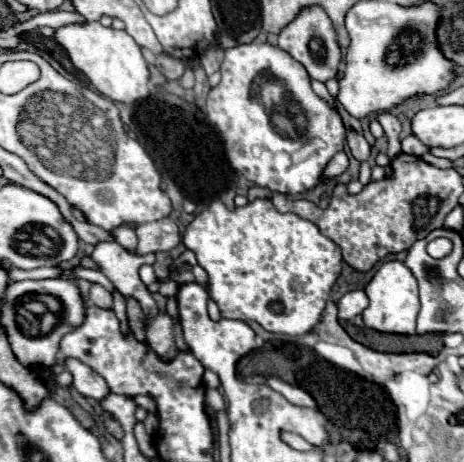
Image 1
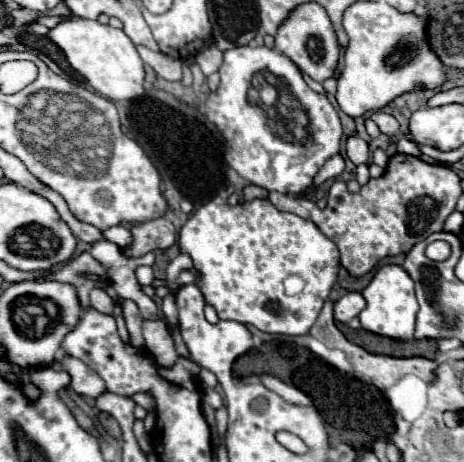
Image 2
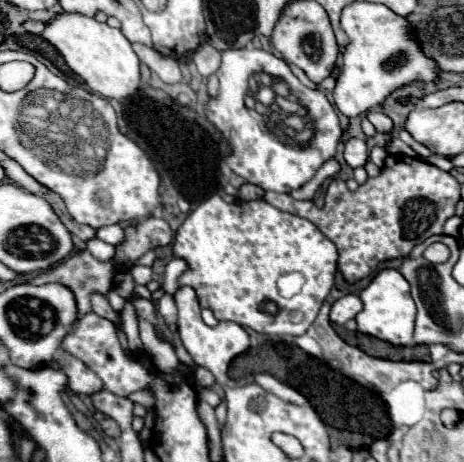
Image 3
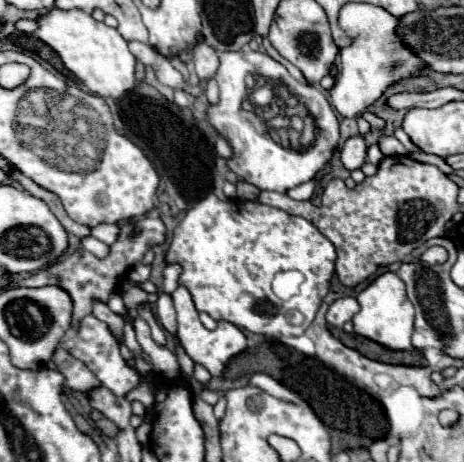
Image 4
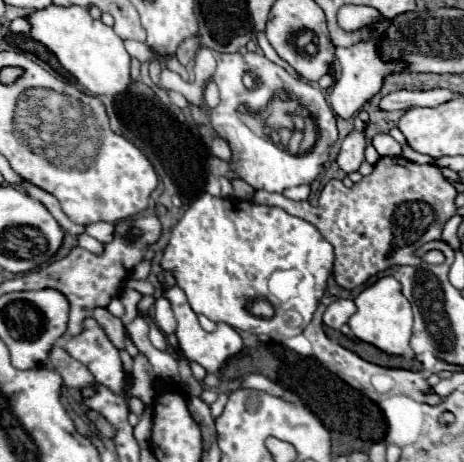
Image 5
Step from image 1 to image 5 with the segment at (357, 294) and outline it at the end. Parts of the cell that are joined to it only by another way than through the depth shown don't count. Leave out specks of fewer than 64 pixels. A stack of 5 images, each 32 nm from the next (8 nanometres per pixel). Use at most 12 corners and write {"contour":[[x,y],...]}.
{"contour":[[334,300],[322,314],[324,326],[338,330],[354,312],[352,300]]}

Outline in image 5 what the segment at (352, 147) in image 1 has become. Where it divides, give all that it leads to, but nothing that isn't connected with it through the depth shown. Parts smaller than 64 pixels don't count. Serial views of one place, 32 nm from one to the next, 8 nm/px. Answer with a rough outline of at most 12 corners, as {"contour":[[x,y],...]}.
{"contour":[[352,130],[340,146],[338,166],[350,174],[364,162],[364,132]]}

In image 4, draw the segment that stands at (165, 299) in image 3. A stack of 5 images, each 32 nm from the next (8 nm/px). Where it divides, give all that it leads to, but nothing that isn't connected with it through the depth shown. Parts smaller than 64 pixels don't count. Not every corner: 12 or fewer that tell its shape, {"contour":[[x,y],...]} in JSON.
{"contour":[[168,294],[158,296],[154,314],[166,332],[176,332],[176,312]]}

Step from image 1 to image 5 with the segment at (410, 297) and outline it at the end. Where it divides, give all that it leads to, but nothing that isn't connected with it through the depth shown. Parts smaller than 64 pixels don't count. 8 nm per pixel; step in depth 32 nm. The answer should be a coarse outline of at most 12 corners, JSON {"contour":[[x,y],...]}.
{"contour":[[392,276],[356,298],[356,340],[412,358],[412,310]]}

